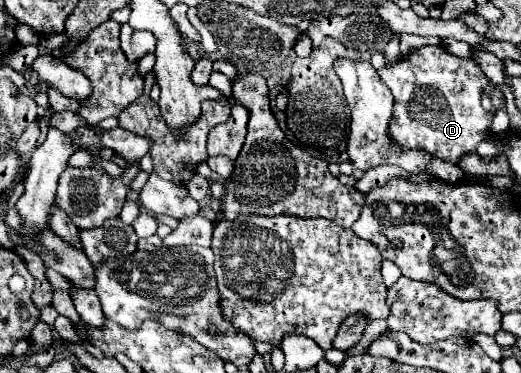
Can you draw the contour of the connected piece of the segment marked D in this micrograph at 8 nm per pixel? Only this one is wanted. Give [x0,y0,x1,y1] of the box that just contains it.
[378,45,494,163]

